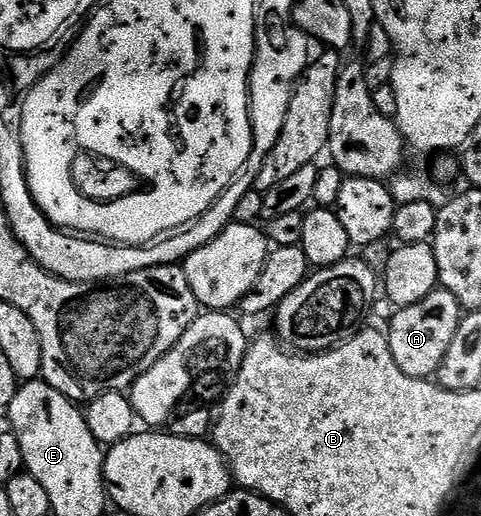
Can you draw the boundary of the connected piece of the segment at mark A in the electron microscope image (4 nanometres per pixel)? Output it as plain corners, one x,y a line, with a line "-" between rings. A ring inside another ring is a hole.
437,289
417,305
400,307
394,313
396,315
391,319
391,328
386,328
385,334
389,349
393,353
393,361
401,365
401,373
414,379
426,380
438,376
439,367
449,353
453,339
457,337
465,314
465,309
459,304
457,297
453,297
453,293

